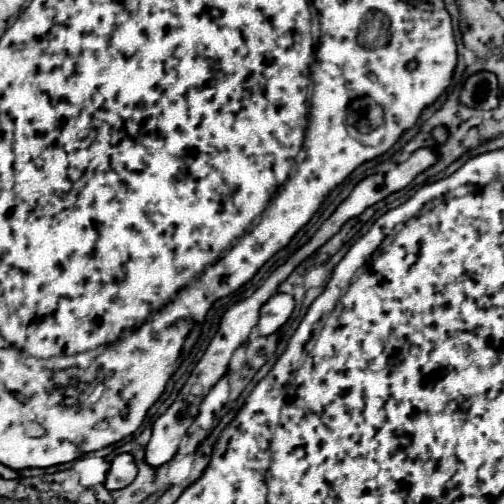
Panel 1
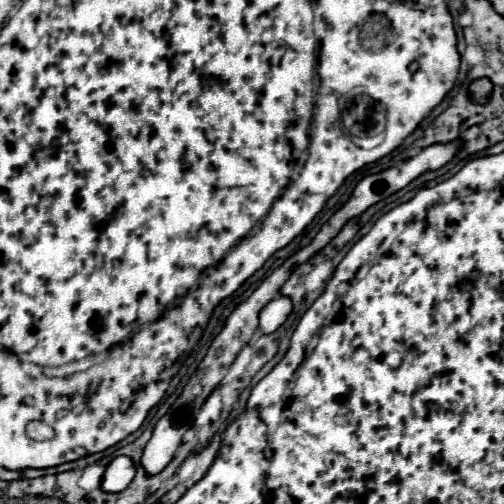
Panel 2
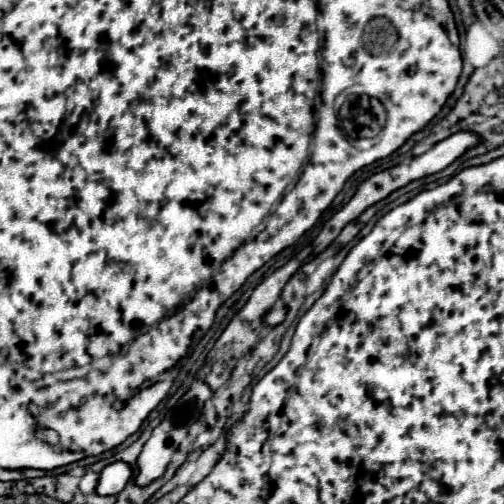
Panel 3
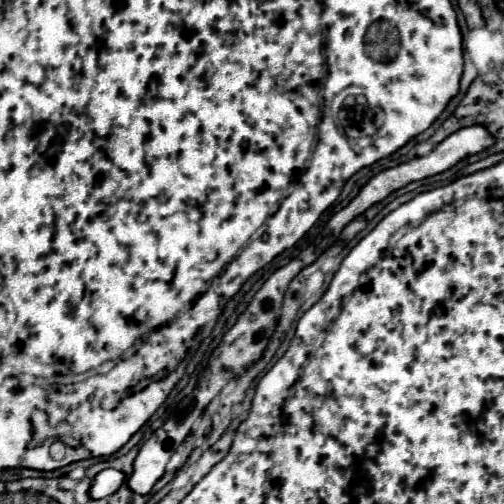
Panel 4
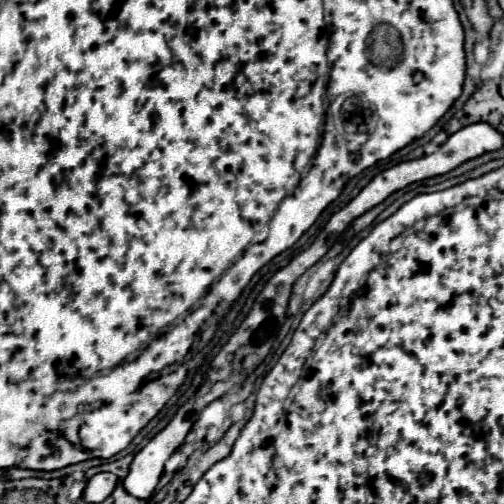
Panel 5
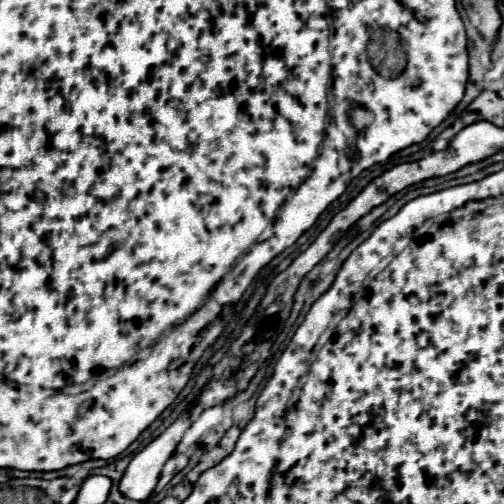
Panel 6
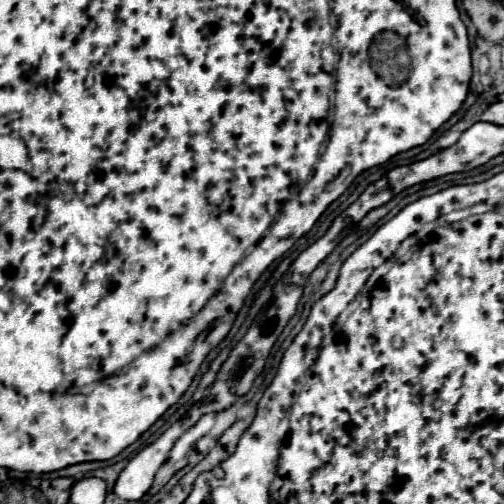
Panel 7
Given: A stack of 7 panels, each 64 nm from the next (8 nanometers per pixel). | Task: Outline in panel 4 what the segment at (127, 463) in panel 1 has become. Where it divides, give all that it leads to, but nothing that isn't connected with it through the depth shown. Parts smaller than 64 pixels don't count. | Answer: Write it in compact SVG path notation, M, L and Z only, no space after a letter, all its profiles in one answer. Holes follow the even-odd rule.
M102 470L94 480L92 480L92 486L90 486L90 498L94 500L102 500L110 494L114 494L120 484L126 480L126 476L120 472L120 470Z

